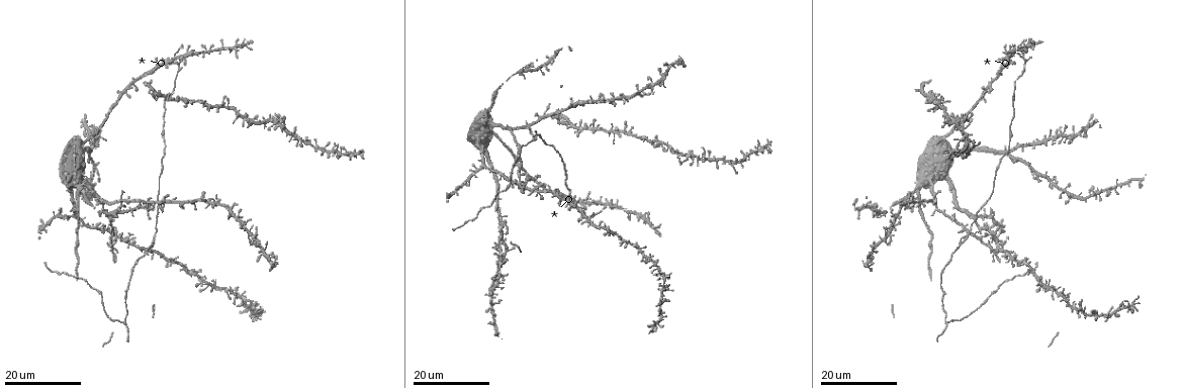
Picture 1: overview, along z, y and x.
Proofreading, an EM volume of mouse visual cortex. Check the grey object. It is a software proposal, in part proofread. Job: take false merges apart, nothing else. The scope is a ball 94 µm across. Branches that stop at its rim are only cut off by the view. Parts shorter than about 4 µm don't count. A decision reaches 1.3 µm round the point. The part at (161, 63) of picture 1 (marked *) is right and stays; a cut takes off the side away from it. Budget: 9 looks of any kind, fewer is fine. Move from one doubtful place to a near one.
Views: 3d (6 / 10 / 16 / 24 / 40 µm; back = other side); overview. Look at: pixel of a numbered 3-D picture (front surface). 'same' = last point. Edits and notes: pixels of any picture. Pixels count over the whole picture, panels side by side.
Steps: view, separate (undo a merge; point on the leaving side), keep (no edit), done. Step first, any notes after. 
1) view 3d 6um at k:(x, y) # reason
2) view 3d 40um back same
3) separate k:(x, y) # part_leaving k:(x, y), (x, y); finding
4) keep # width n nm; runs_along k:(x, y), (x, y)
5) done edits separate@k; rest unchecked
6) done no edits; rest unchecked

view 3d 24um at 1:(1030, 169) # arms part here

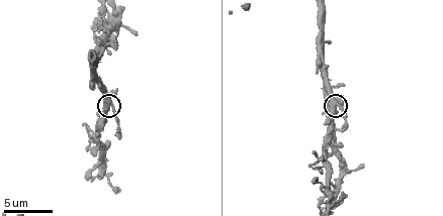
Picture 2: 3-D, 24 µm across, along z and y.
view 3d 6um at 2:(111, 106) # closer look

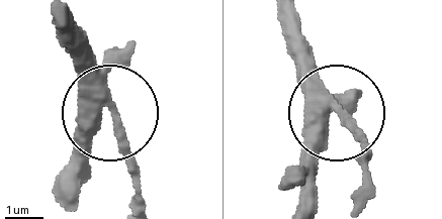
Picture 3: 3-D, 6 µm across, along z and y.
keep # width 430 nm; runs_along 3:(56, 19), (75, 68), (113, 116), (143, 209); one neuron here

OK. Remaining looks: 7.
view 3d 16um at 1:(603, 205) # side arm on a straight run

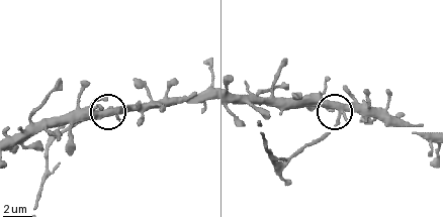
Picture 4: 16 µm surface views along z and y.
view 3d 10um at 4:(340, 119)

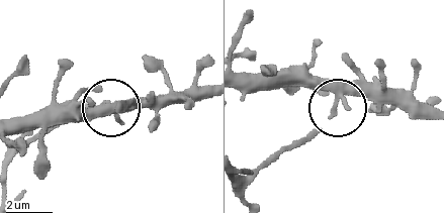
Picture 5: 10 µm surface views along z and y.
keep # arms 3; continuous, no second neuron

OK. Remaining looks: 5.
view 3d 24um at 1:(570, 123) # branch point

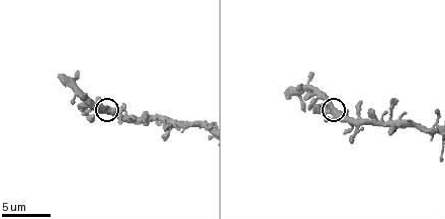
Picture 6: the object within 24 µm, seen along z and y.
view 3d 6um at 6:(332, 108)

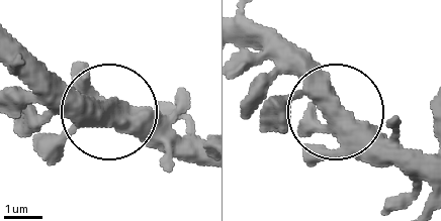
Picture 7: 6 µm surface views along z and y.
keep # width 420 nm; continuous, no second neuron

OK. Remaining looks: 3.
view 3d 24um at 1:(124, 323) # three-way junction

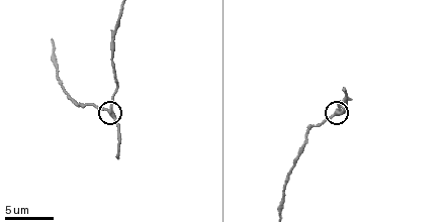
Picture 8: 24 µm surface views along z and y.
view 3d 6um at 8:(107, 112) # zoom in

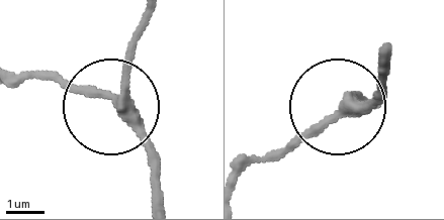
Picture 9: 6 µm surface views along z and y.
keep # runs_along 9:(144, 11), (117, 108), (157, 182); all the same neuron

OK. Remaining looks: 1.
done no edits; rest unchecked

